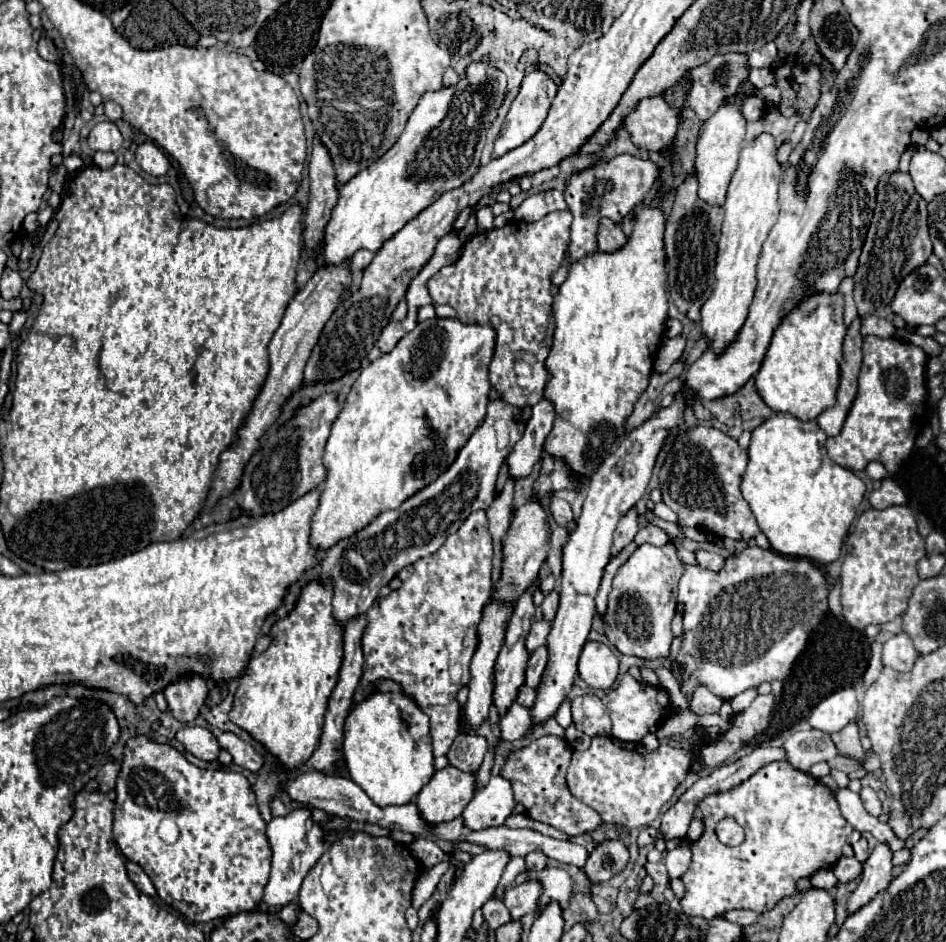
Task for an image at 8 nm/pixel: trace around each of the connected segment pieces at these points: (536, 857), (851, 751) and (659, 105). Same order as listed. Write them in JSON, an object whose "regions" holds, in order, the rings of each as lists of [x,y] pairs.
{"regions":[[[[532,851],[526,855],[526,869],[544,869],[548,863],[548,857],[540,851]]],[[[854,721],[848,723],[840,733],[834,733],[834,735],[832,735],[832,741],[834,741],[834,745],[838,747],[838,751],[840,751],[842,755],[846,755],[846,757],[852,757],[852,759],[862,761],[864,755],[866,755],[866,751],[864,751],[862,745],[860,745],[858,727],[856,727]]],[[[646,97],[642,101],[638,101],[638,105],[624,117],[622,127],[630,133],[632,143],[638,149],[646,149],[646,151],[660,151],[662,147],[666,147],[678,129],[678,111],[674,111],[672,107],[666,105],[666,101],[662,97]]]]}

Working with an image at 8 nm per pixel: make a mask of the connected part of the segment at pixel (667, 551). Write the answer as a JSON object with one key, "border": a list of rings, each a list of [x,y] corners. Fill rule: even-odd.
{"border":[[[672,539],[662,547],[650,543],[640,545],[618,569],[608,597],[608,611],[604,615],[604,633],[622,655],[634,655],[646,661],[670,657],[670,645],[674,641],[672,617],[676,613],[678,593],[672,589],[678,587],[682,573],[684,563],[678,557],[678,549]]]}

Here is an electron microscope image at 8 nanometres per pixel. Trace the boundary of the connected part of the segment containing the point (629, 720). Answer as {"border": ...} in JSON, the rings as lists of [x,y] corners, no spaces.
{"border":[[[624,675],[622,681],[610,689],[604,697],[602,697],[604,705],[610,711],[610,719],[612,719],[612,735],[622,739],[622,741],[632,741],[638,743],[642,741],[642,737],[648,731],[654,731],[660,725],[660,719],[664,713],[670,713],[670,697],[664,689],[652,687],[652,685],[640,685],[636,683],[636,679],[632,675]]]}

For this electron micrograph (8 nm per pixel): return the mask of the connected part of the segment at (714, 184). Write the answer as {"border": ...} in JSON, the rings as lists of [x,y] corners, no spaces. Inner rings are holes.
{"border":[[[738,95],[728,97],[728,101],[724,101],[724,105],[704,123],[696,143],[694,169],[698,177],[698,197],[708,205],[716,205],[716,207],[724,205],[728,183],[738,167],[738,155],[746,135],[746,119],[740,113],[740,105],[742,105],[742,99]]]}

